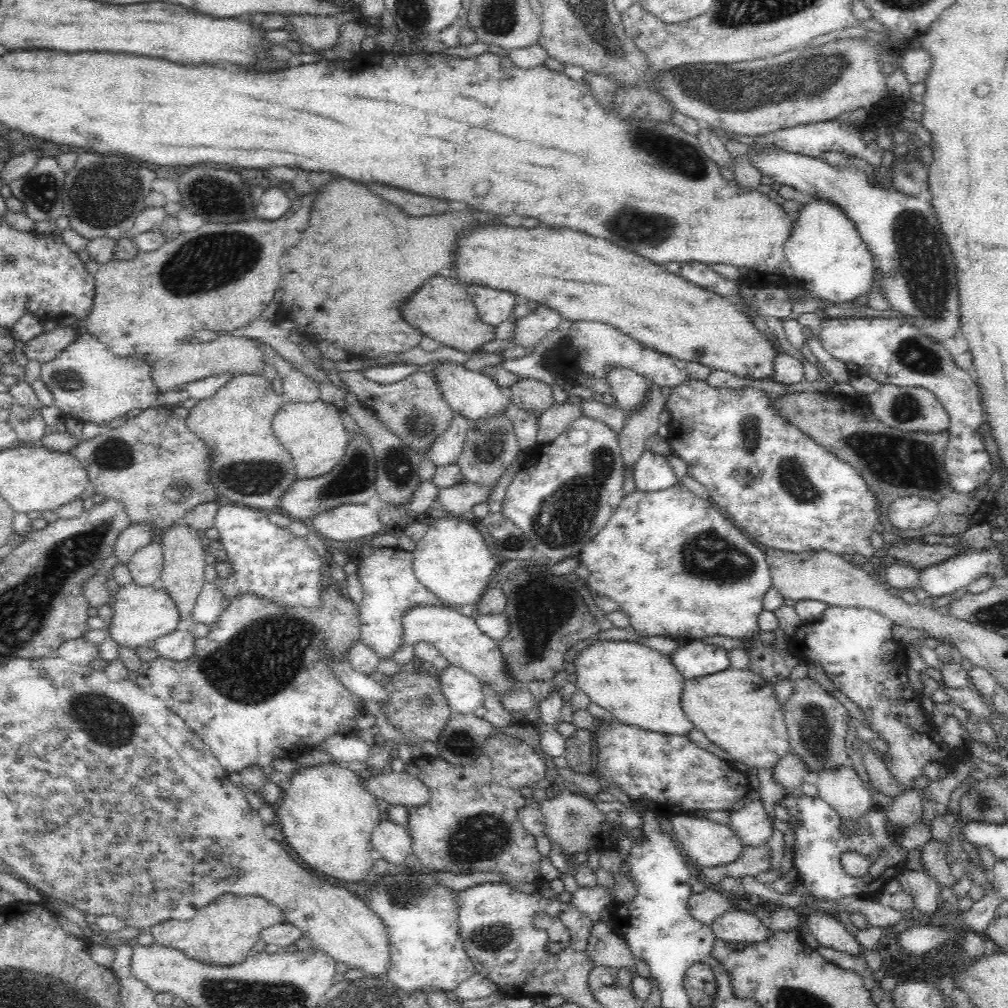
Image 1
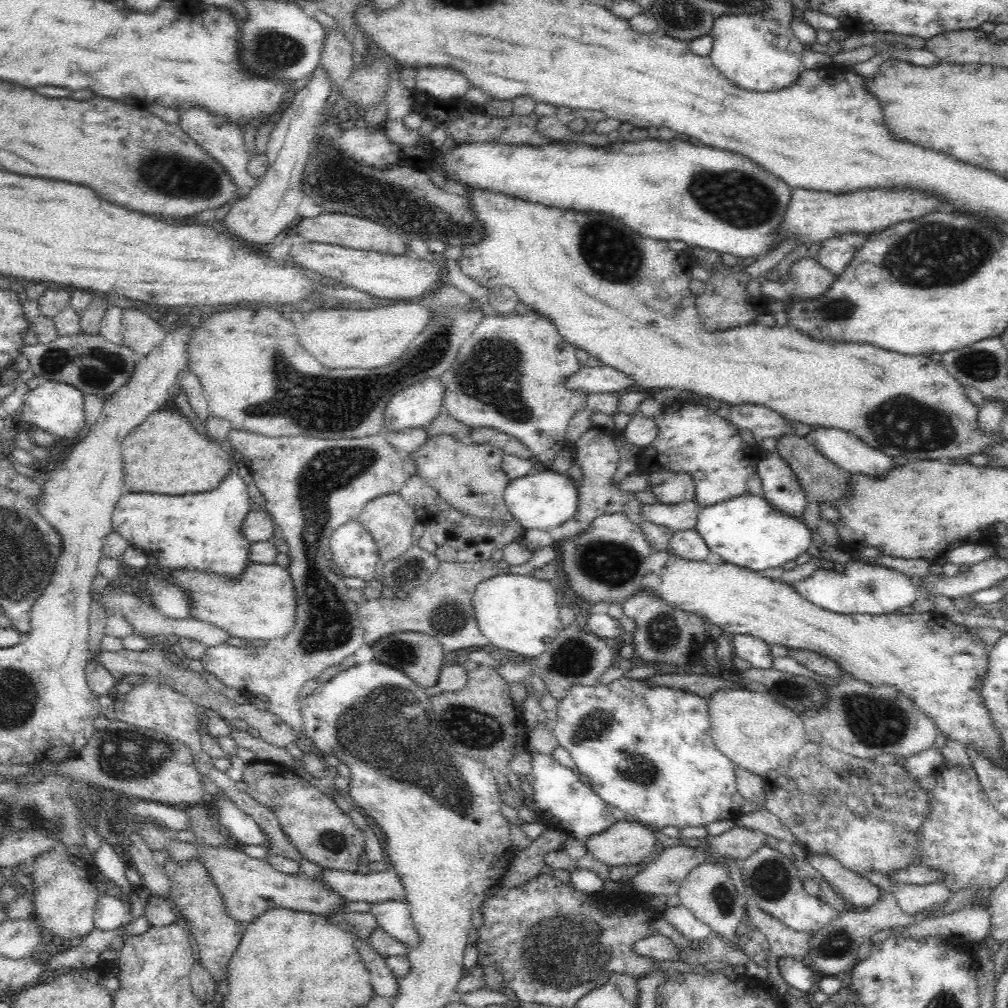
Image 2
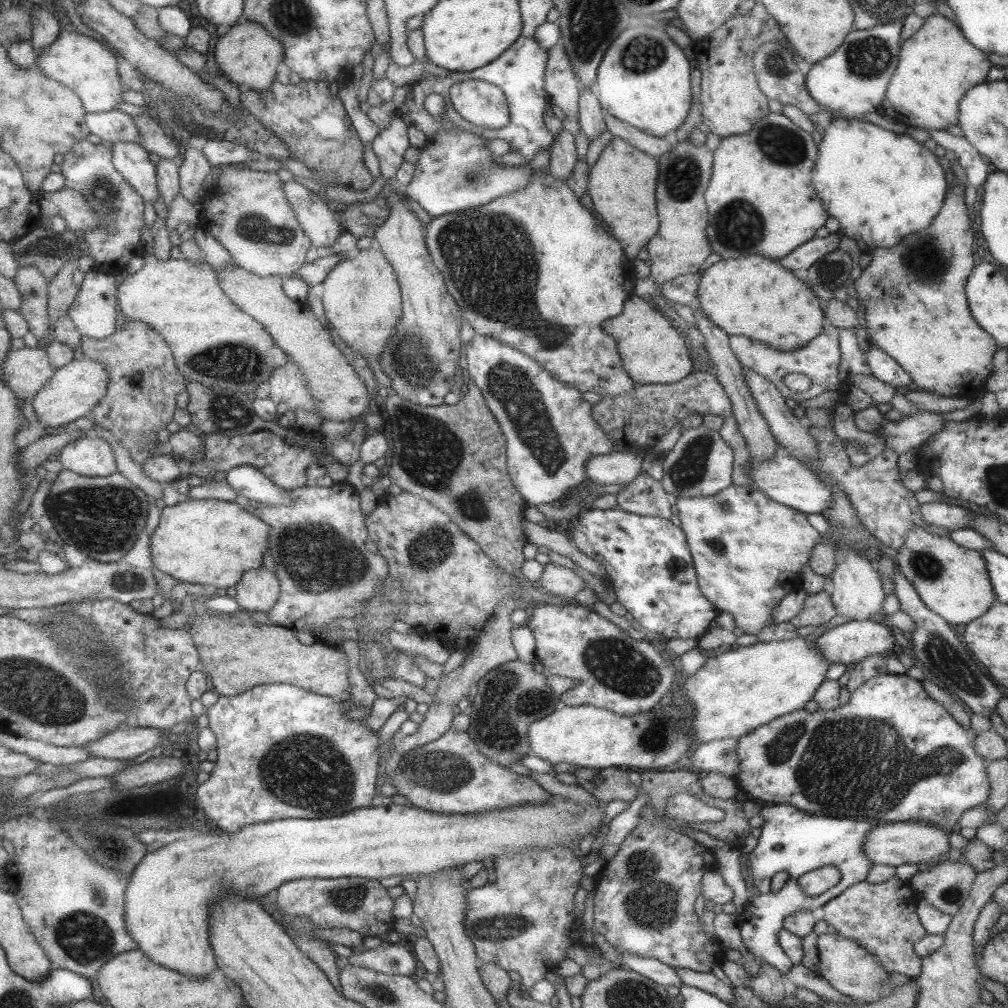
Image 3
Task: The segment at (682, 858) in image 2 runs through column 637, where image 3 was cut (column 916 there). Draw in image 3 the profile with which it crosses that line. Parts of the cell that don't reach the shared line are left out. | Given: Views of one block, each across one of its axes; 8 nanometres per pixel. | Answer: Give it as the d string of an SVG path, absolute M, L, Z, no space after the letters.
M944 857L932 863L929 870L915 872L908 882L933 908L953 916L967 899L975 875L970 864Z

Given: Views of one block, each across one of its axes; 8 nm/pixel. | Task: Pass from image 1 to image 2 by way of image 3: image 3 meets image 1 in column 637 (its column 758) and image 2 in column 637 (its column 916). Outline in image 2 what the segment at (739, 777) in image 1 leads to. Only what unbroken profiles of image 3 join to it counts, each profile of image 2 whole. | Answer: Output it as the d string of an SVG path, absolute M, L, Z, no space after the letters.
M624 677L614 680L609 684L596 684L592 686L572 684L570 688L566 688L564 696L559 701L557 721L552 725L552 729L558 739L558 744L562 748L566 748L570 753L580 776L593 787L604 803L626 812L627 819L629 820L637 821L653 830L661 830L668 825L676 826L676 828L680 829L685 826L705 826L706 824L710 824L710 822L719 820L734 820L741 814L739 807L744 801L736 788L736 766L724 753L721 753L717 749L711 737L707 699L694 693L666 686L650 687L644 681L640 681L640 679L632 680Z

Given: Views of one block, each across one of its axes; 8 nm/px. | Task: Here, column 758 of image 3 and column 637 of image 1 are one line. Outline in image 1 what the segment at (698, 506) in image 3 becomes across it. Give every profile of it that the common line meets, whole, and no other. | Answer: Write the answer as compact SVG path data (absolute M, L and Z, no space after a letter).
M676 483L666 490L657 490L656 492L634 491L625 496L620 501L619 507L612 518L608 520L608 526L592 538L584 546L578 556L582 559L583 566L590 569L590 576L586 582L586 588L590 593L608 596L619 605L619 610L626 612L630 616L630 624L638 634L642 636L667 636L674 639L694 638L702 639L704 636L722 636L723 638L741 638L742 640L752 640L754 634L758 634L758 614L762 612L762 598L768 590L773 587L771 574L772 570L768 565L762 546L758 545L747 534L742 534L734 524L717 506L714 506L710 500L696 496L688 490L683 483Z

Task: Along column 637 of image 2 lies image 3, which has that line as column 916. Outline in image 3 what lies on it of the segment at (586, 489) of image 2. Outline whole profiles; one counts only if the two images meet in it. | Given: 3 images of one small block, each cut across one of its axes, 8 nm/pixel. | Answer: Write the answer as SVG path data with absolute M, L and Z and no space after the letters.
M806 424L806 427L807 432L817 442L817 459L811 463L811 466L817 472L827 474L841 486L841 490L845 492L845 496L849 498L849 502L853 506L859 523L881 544L889 546L897 552L904 544L905 533L911 528L923 528L926 532L937 536L947 535L950 532L947 528L928 524L922 520L919 513L920 504L917 503L914 492L905 488L899 479L897 453L891 447L879 447L858 467L851 467L849 457L845 453L845 446L849 441L841 441L833 433L833 427L819 428L812 427L810 424Z

